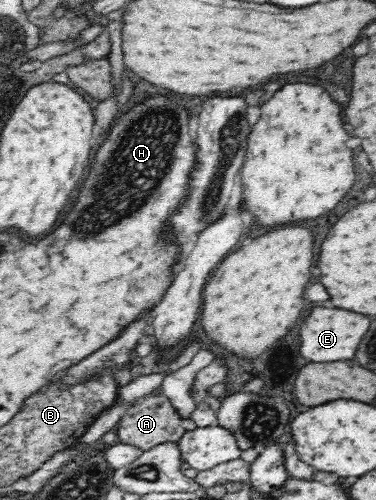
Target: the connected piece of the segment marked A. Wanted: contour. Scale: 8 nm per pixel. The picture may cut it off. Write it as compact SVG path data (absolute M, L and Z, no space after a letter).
M153 388L149 394L132 401L120 417L115 427L115 432L119 437L117 443L134 445L145 451L155 447L158 443L179 441L180 437L186 432L181 426L181 420L182 417L178 414L171 400L159 388Z

